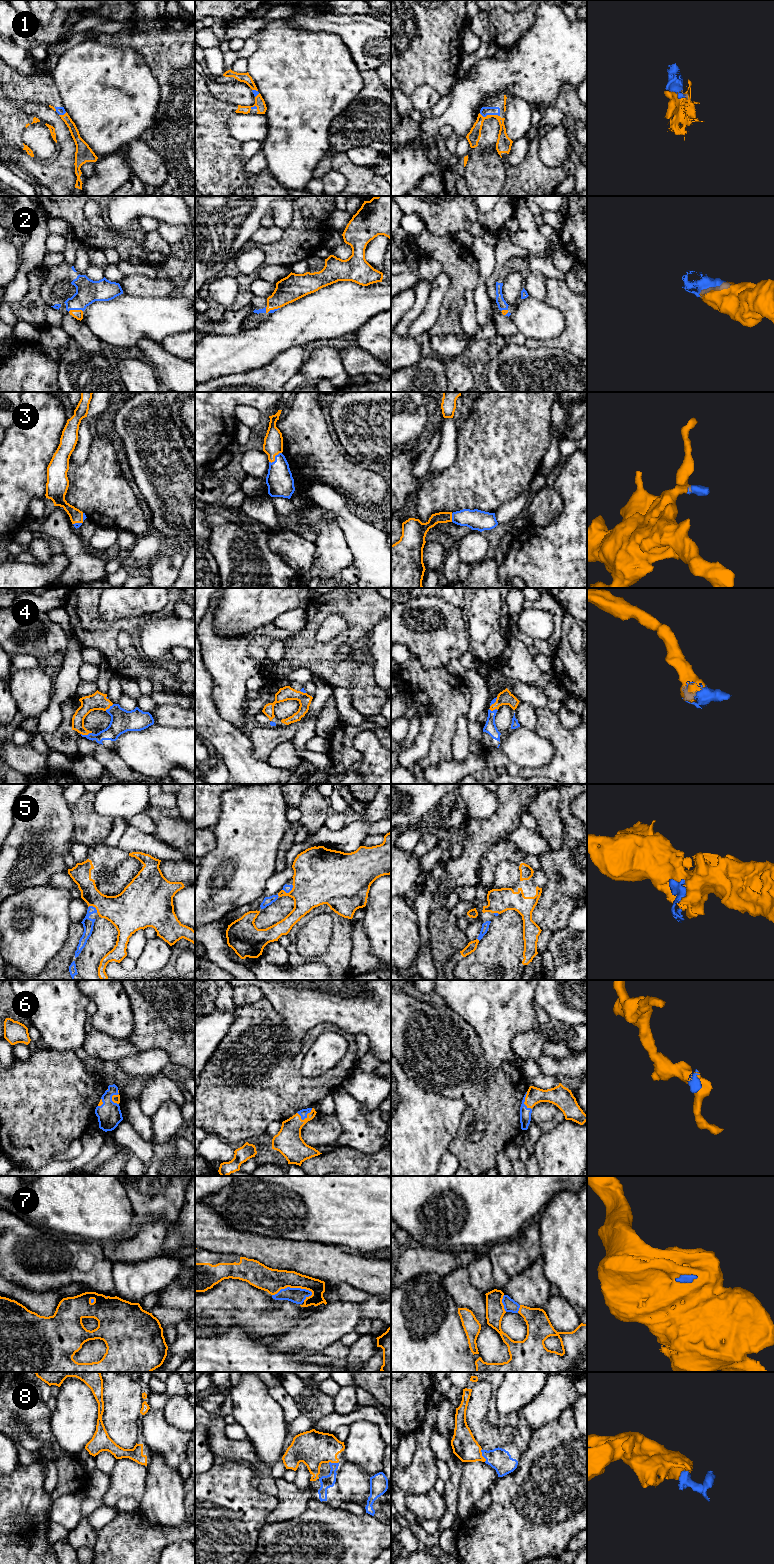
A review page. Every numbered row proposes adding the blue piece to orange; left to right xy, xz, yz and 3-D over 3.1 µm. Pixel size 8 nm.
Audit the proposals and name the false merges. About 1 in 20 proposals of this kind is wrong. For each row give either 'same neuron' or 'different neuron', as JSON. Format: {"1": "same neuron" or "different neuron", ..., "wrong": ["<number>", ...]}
{"1": "same neuron", "2": "same neuron", "3": "same neuron", "4": "same neuron", "5": "same neuron", "6": "same neuron", "7": "same neuron", "8": "same neuron", "wrong": []}

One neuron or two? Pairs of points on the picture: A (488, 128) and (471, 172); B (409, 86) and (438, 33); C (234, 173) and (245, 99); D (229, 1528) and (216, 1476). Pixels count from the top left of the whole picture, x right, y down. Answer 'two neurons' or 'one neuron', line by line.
A: one neuron
B: one neuron
C: two neurons
D: one neuron

